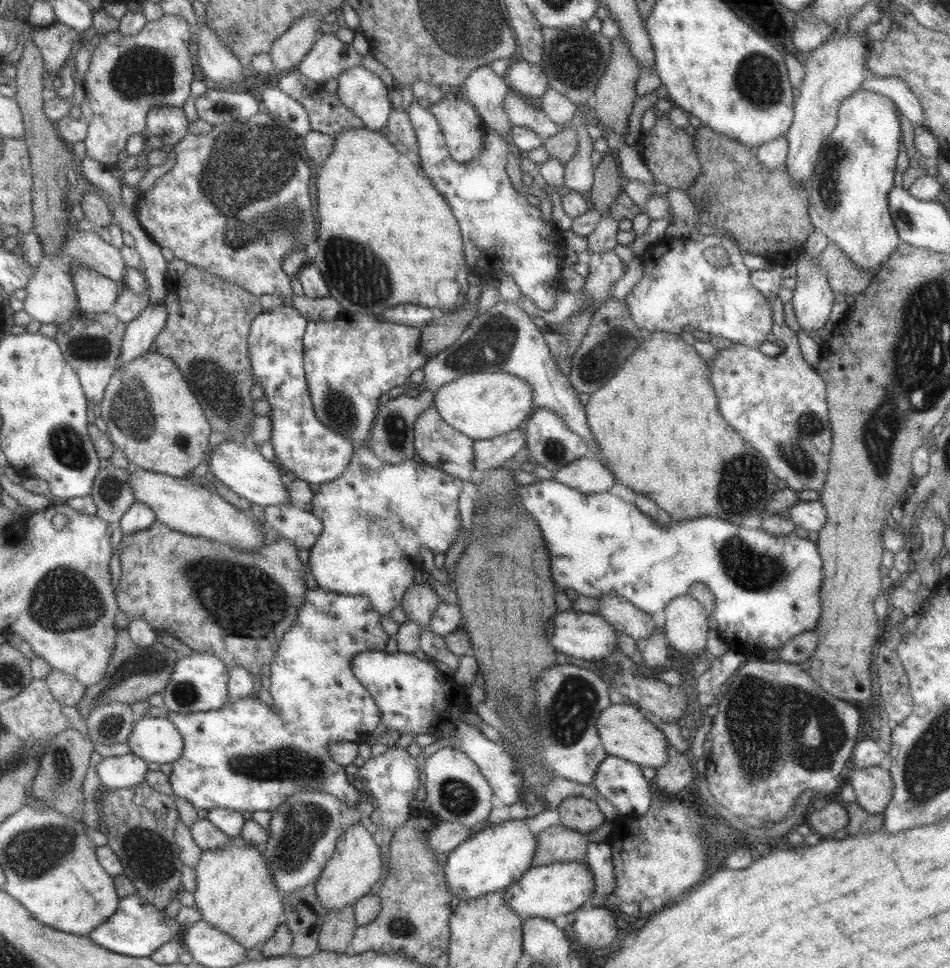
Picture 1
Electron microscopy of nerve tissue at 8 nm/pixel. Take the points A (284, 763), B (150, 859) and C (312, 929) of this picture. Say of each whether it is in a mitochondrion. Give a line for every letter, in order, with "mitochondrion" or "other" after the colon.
A: mitochondrion
B: mitochondrion
C: other

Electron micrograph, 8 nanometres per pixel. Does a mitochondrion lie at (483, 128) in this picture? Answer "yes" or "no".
no

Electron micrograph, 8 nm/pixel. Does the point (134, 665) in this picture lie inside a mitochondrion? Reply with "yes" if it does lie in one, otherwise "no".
yes

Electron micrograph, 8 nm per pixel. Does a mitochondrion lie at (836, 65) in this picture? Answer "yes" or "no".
no

